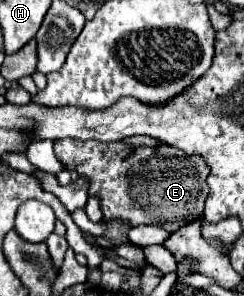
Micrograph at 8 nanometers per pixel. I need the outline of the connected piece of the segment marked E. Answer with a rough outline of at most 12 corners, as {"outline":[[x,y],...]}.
{"outline":[[56,140],[104,220],[202,218],[208,166],[174,146]]}

